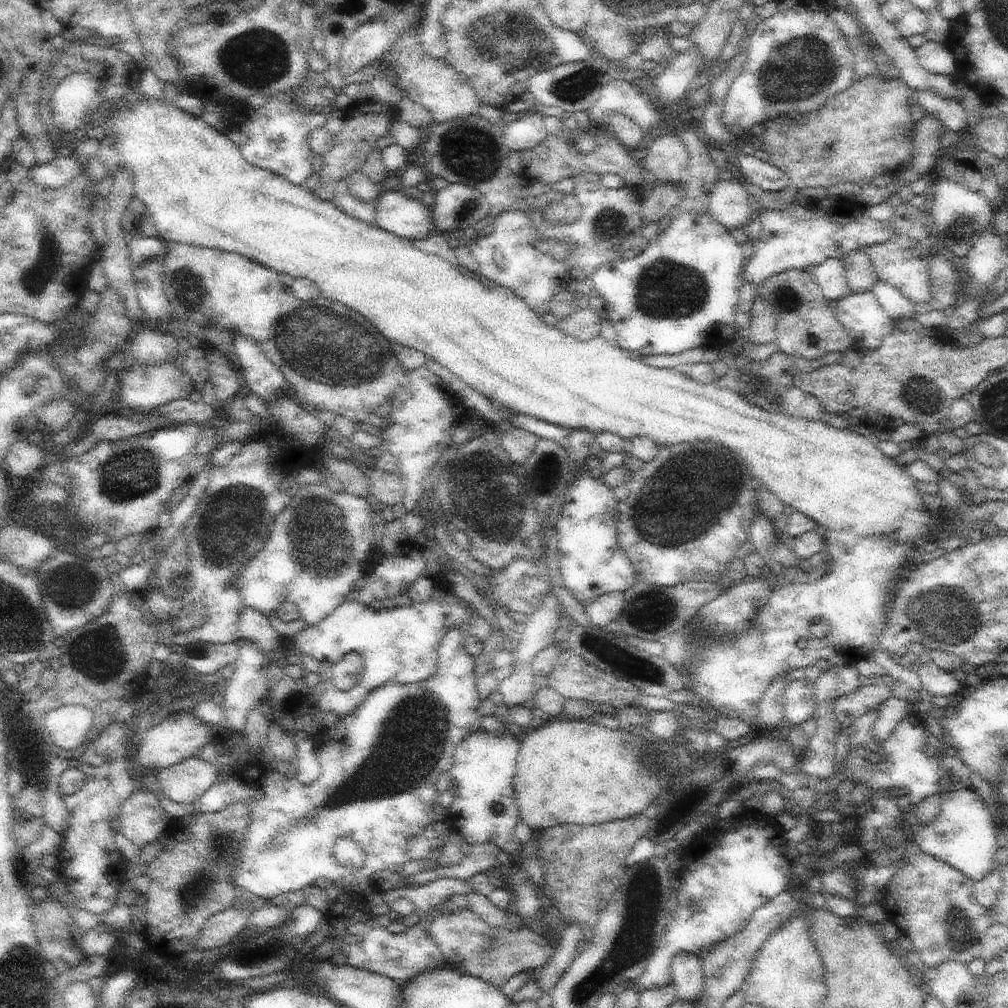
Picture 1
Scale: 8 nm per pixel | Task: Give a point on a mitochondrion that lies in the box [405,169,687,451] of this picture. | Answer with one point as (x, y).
(612, 223)

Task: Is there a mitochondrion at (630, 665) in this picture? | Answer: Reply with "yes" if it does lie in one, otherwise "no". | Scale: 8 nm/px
yes

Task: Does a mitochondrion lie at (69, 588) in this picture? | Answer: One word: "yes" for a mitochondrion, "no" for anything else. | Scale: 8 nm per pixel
yes

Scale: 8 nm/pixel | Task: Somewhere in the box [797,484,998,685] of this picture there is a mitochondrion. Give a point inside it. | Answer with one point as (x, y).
(949, 614)

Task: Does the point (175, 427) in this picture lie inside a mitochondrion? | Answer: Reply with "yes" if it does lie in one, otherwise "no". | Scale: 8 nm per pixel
no

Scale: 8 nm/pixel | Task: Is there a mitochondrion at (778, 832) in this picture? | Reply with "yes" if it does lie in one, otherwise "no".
no

